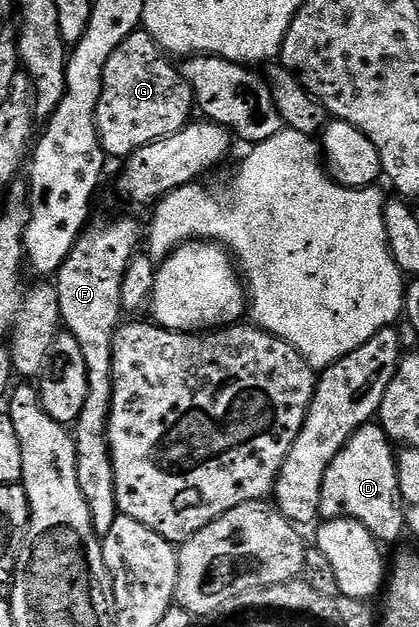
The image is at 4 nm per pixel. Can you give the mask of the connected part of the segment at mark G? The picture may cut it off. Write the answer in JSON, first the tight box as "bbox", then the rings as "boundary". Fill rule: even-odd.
{"bbox":[95,30,195,157],"boundary":[[[137,30],[117,45],[105,65],[101,101],[95,114],[99,144],[108,156],[126,157],[153,141],[180,131],[192,122],[195,110],[195,95],[183,80],[178,66],[148,31]]]}

